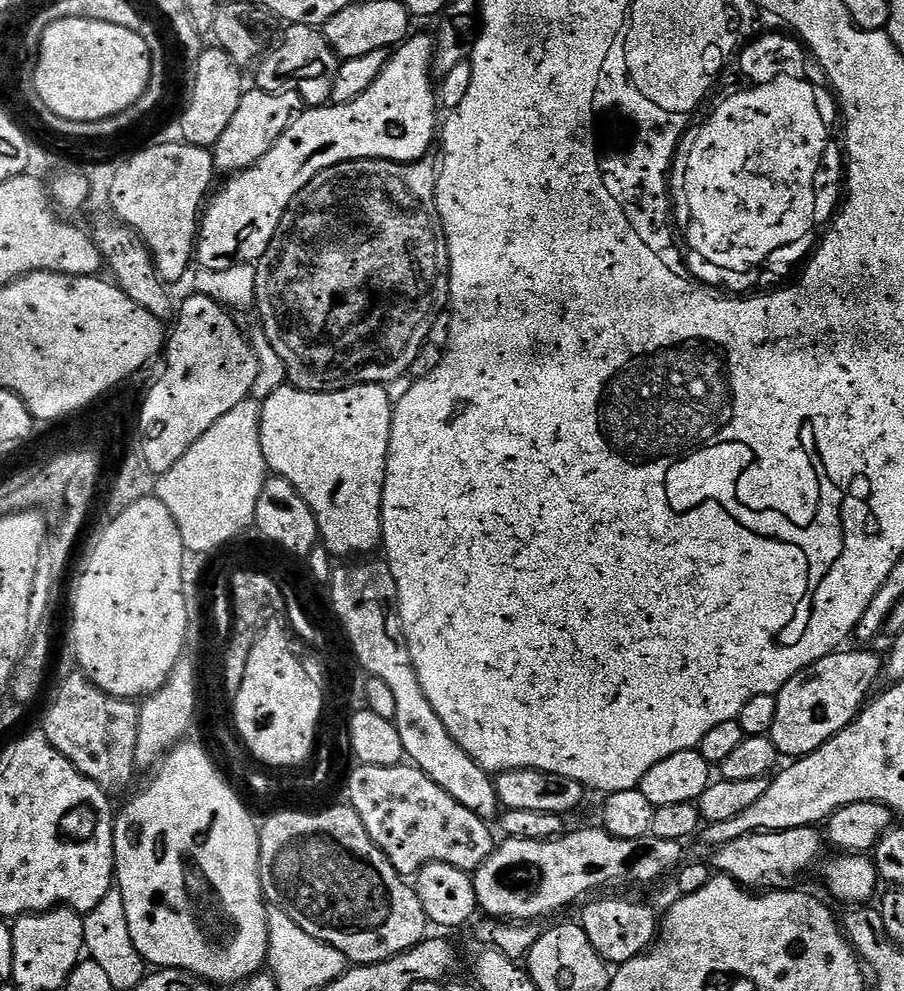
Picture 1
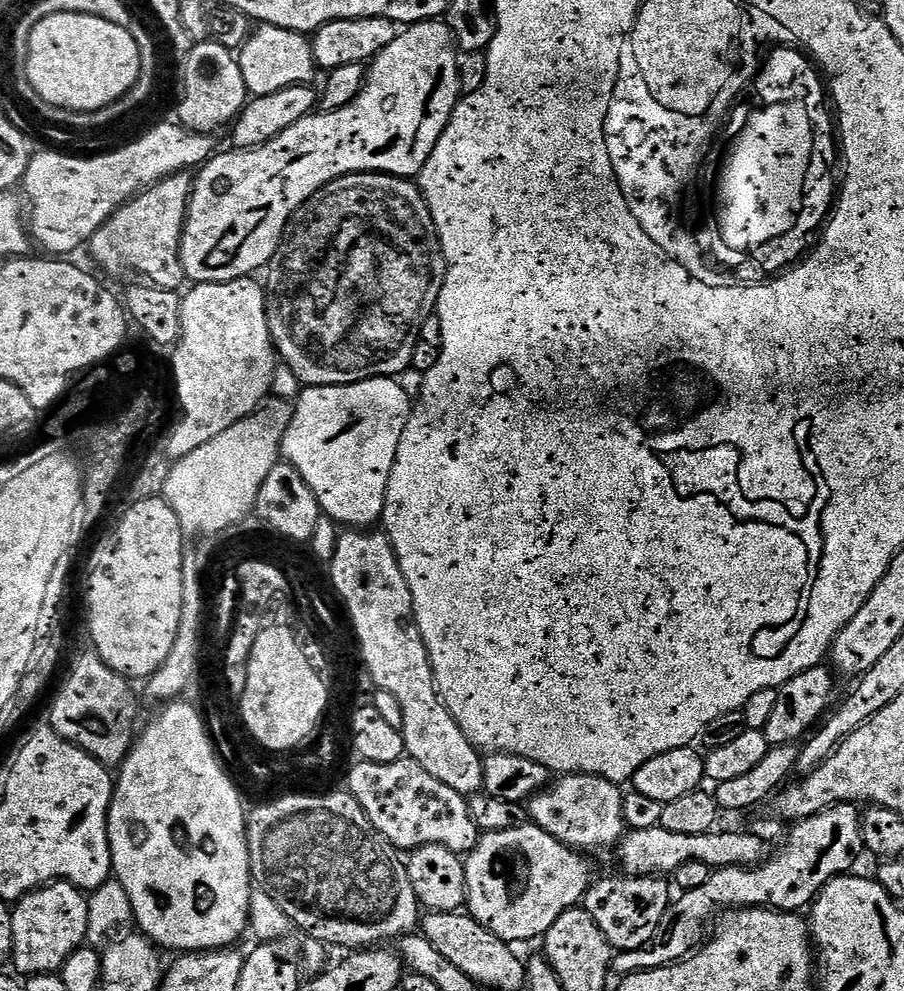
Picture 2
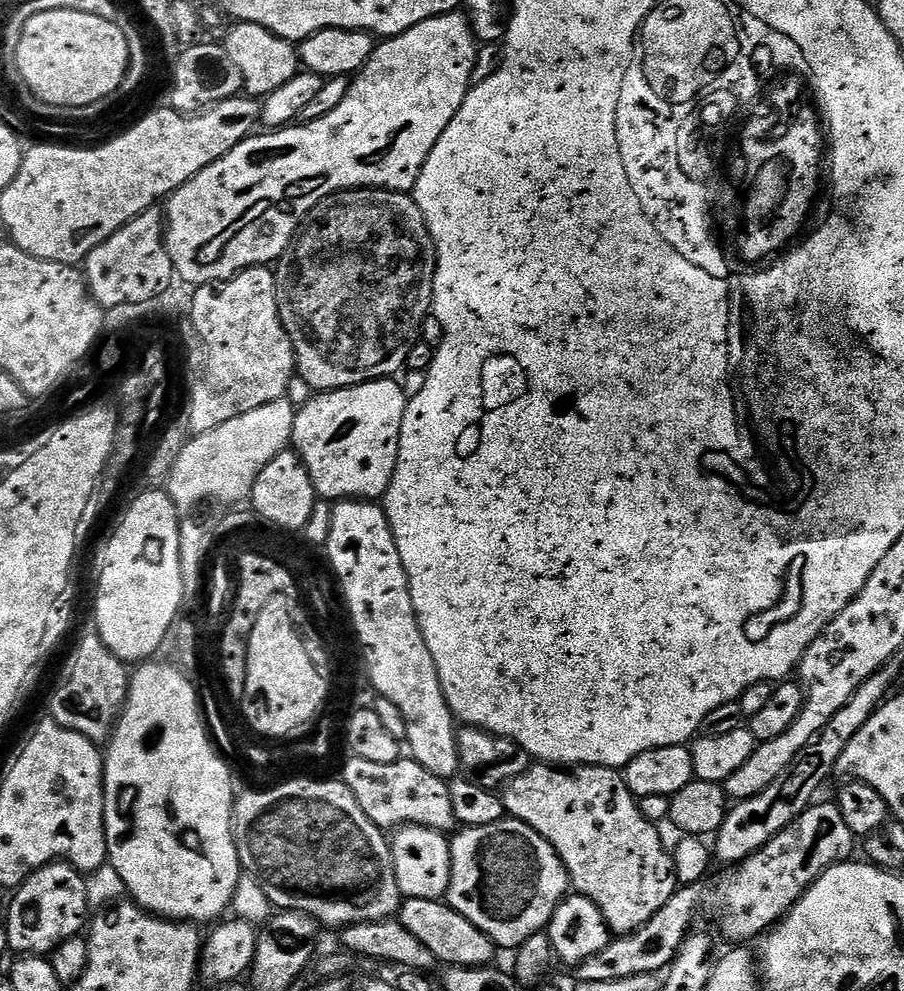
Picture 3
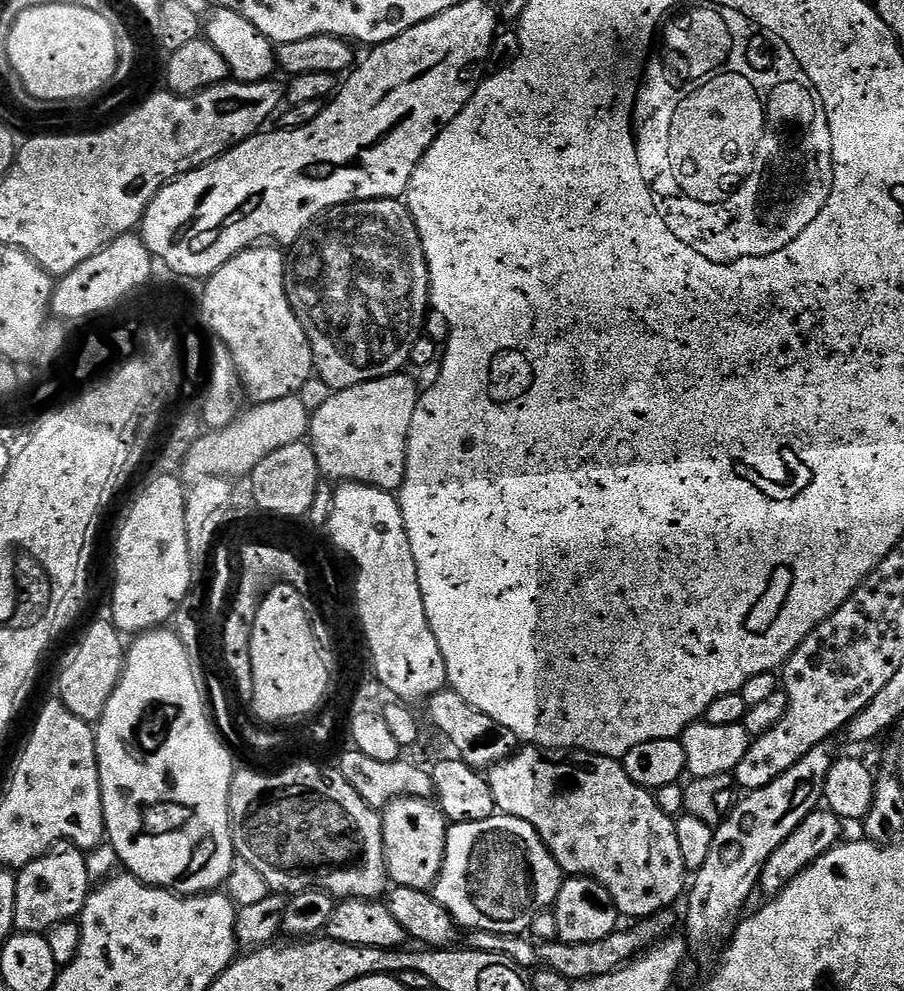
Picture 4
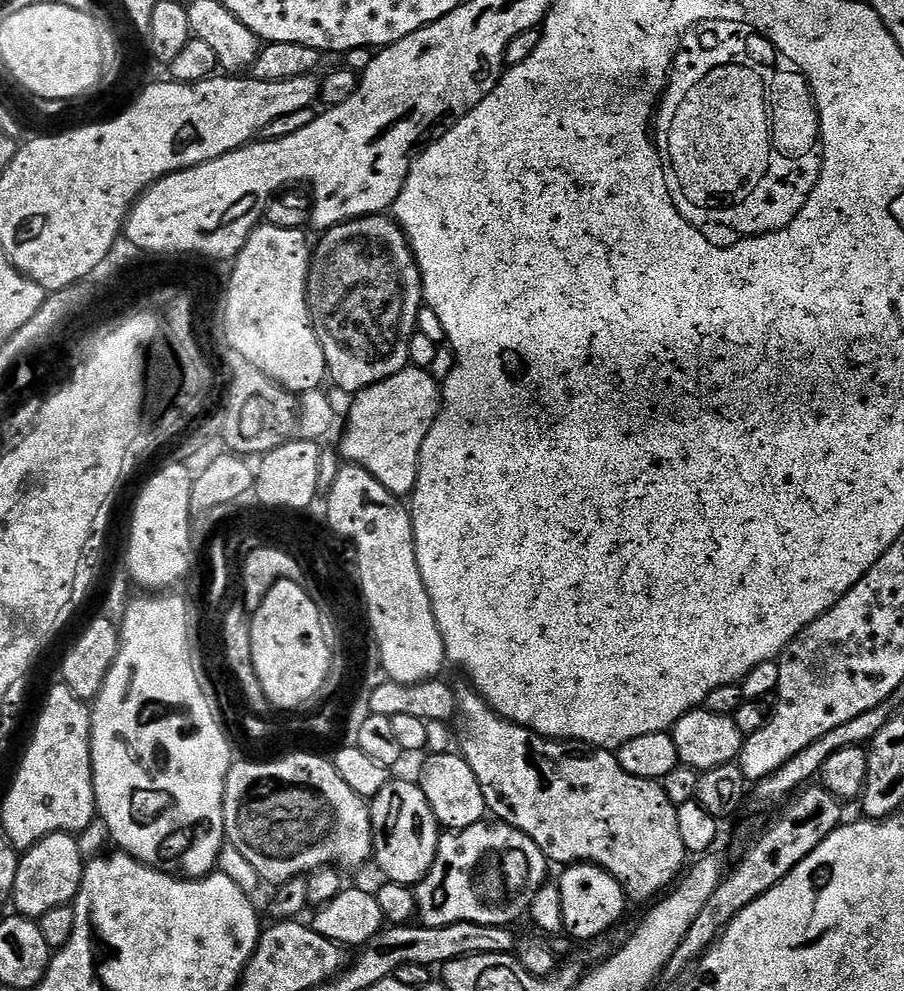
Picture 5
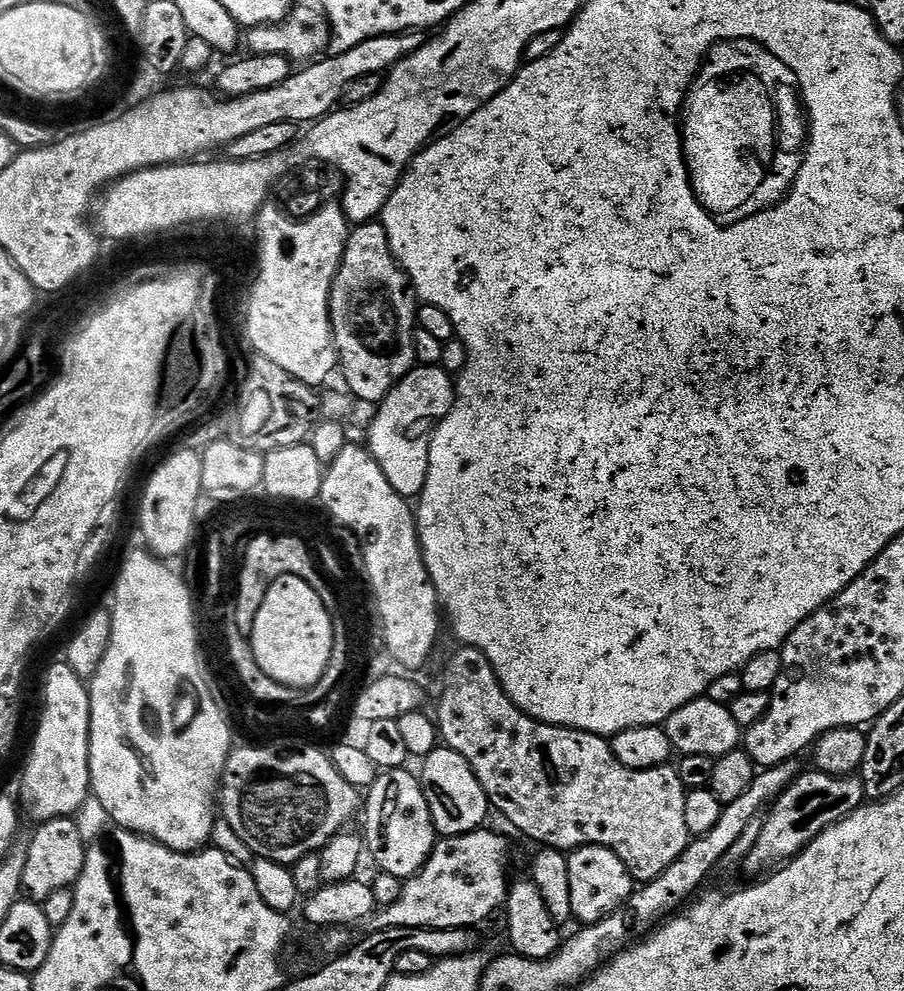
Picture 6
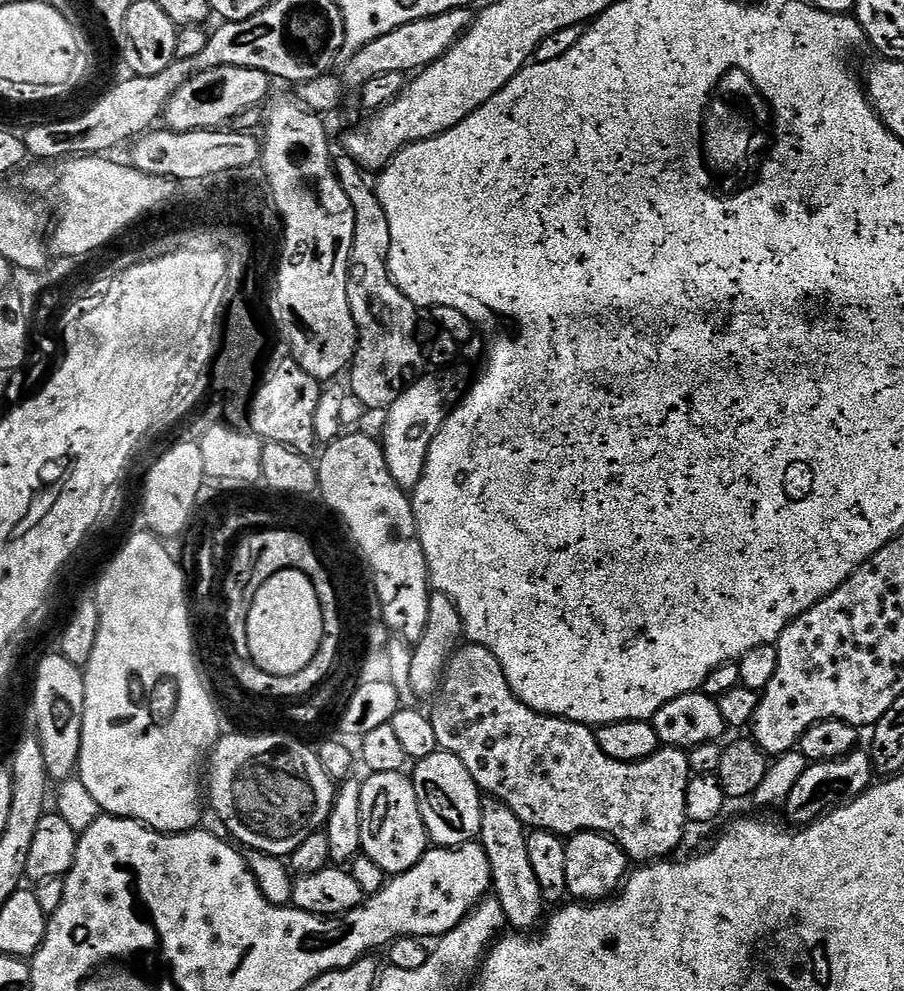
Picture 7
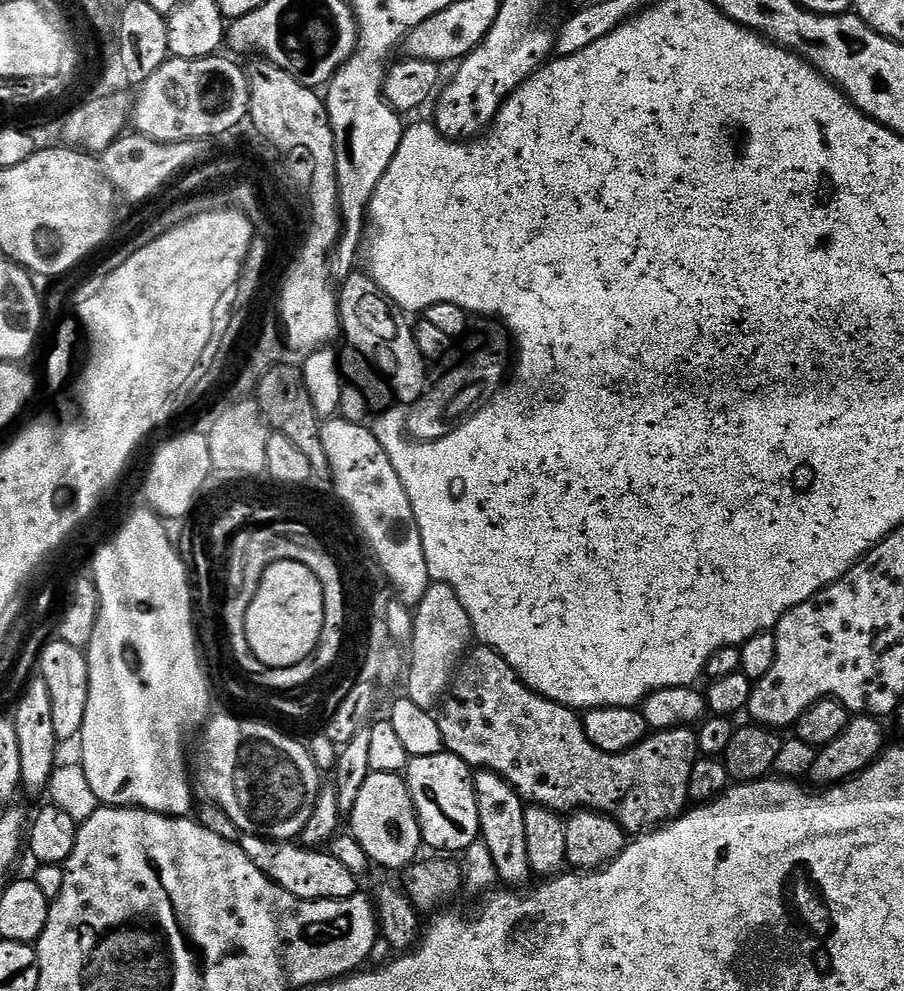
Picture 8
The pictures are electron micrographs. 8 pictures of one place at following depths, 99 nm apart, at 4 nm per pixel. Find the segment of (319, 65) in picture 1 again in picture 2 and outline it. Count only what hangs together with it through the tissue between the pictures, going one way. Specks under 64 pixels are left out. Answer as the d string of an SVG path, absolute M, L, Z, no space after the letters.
M260 24L253 31L252 35L248 37L248 41L238 50L238 59L242 66L242 78L246 78L246 90L249 97L278 94L278 90L286 90L295 84L311 85L312 79L318 75L311 39L303 32L282 30L278 26L270 26L269 24Z

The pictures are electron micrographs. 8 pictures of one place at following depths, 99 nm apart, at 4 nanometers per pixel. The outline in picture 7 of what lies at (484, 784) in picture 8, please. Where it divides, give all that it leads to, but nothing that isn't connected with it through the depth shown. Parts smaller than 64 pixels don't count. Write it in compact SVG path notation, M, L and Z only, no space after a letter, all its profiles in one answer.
M485 795L480 805L482 822L478 843L486 850L486 858L490 862L491 891L494 898L502 902L502 910L506 910L509 929L535 929L545 919L546 901L542 894L542 886L538 886L538 878L530 866L530 853L526 851L526 825L518 818L518 814L514 814L514 810L510 810L510 806L506 806L506 802L496 800L490 795Z

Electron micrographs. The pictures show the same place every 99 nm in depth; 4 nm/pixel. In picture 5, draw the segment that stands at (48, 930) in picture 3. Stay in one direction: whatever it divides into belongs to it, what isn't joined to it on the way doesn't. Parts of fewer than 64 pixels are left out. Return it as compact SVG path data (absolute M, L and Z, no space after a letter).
M55 832L39 840L33 848L27 849L20 857L18 878L14 881L11 899L11 903L13 905L16 904L15 911L22 916L39 918L42 914L47 914L50 910L54 910L54 906L72 904L82 886L85 863L86 858L82 854L82 850L78 850L78 839L73 833Z

